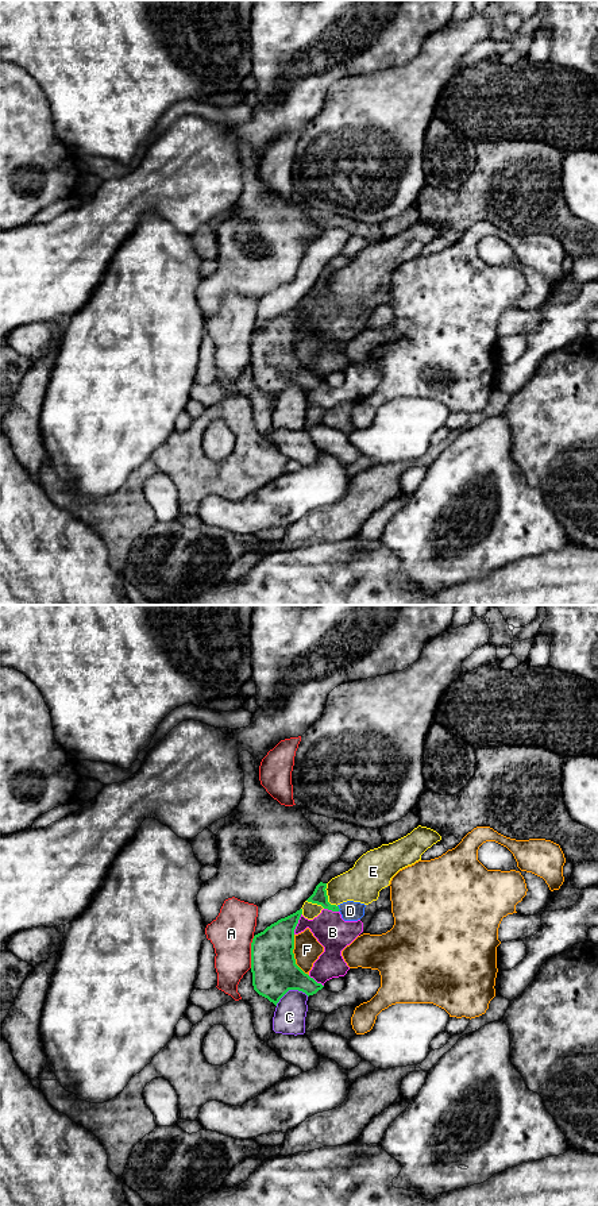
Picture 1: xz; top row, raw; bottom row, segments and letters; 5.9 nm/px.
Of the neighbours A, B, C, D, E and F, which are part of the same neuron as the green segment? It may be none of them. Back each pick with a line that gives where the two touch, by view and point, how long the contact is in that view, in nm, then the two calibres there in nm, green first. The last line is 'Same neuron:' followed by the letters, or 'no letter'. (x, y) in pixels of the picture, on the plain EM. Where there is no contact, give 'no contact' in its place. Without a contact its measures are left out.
Same neuron: no letter

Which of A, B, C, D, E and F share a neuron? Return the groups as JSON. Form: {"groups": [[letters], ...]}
{"groups": [["A"], ["B", "D", "E"], ["C"], ["F"]]}

